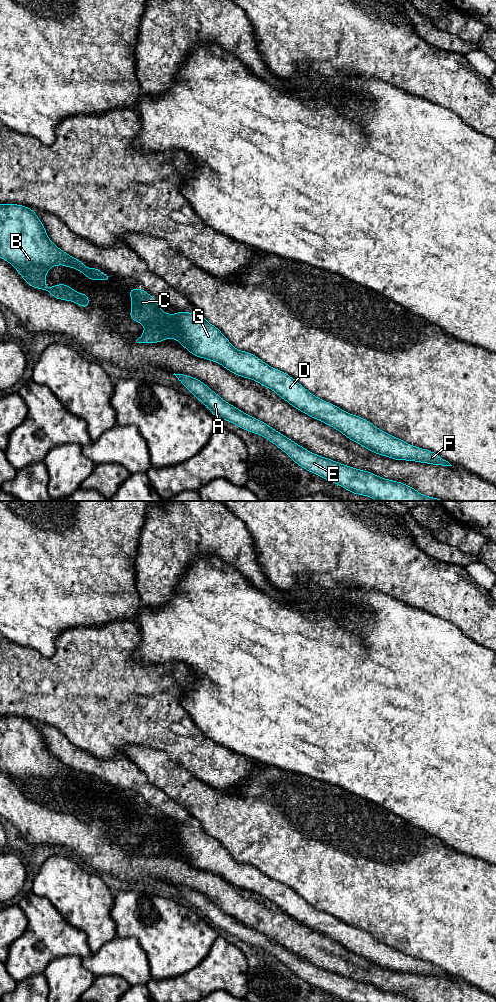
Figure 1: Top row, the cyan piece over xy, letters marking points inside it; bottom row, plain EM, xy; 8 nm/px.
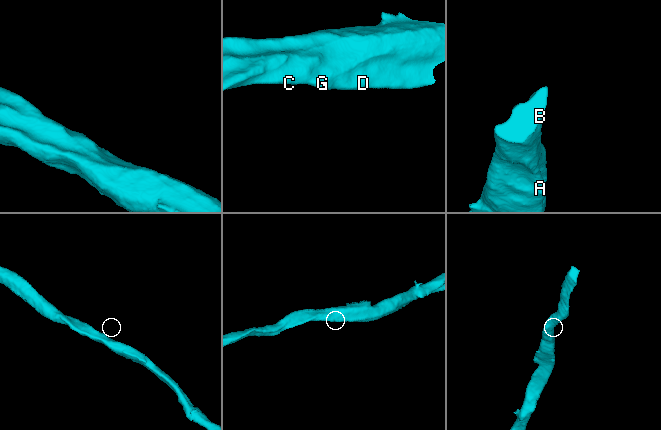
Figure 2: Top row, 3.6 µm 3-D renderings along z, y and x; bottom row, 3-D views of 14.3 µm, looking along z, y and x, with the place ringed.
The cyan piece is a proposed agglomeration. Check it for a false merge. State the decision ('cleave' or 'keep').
keep

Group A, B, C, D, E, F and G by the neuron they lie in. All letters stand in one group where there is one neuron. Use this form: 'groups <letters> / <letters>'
groups A B C D E F G

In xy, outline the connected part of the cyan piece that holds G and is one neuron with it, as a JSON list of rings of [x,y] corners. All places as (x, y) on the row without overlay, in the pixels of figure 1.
[[[130,800],[129,807],[132,812],[130,832],[145,837],[137,855],[159,855],[174,850],[194,868],[217,874],[239,889],[270,900],[294,920],[326,935],[373,965],[393,972],[452,978],[438,966],[412,958],[378,941],[368,932],[317,910],[285,884],[267,877],[249,864],[237,862],[199,825],[182,823],[167,827],[156,815],[158,812],[143,800]]]

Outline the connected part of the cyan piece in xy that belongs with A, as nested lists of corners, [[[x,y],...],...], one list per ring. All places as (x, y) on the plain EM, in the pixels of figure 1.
[[[173,886],[218,931],[225,931],[249,944],[265,949],[299,978],[347,1002],[416,1002],[402,994],[385,991],[316,967],[290,952],[268,936],[245,926],[224,913],[202,893],[184,886]]]

